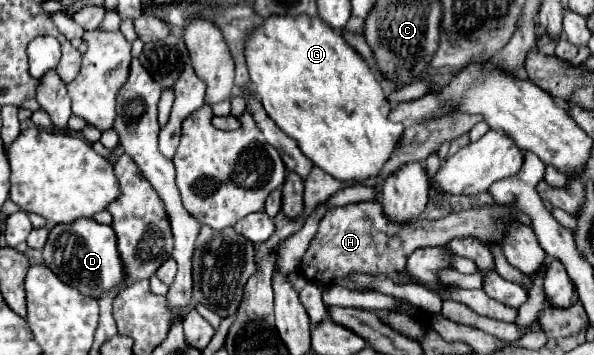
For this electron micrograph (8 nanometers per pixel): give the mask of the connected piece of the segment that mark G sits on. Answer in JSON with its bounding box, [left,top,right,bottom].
[244,16,404,182]

